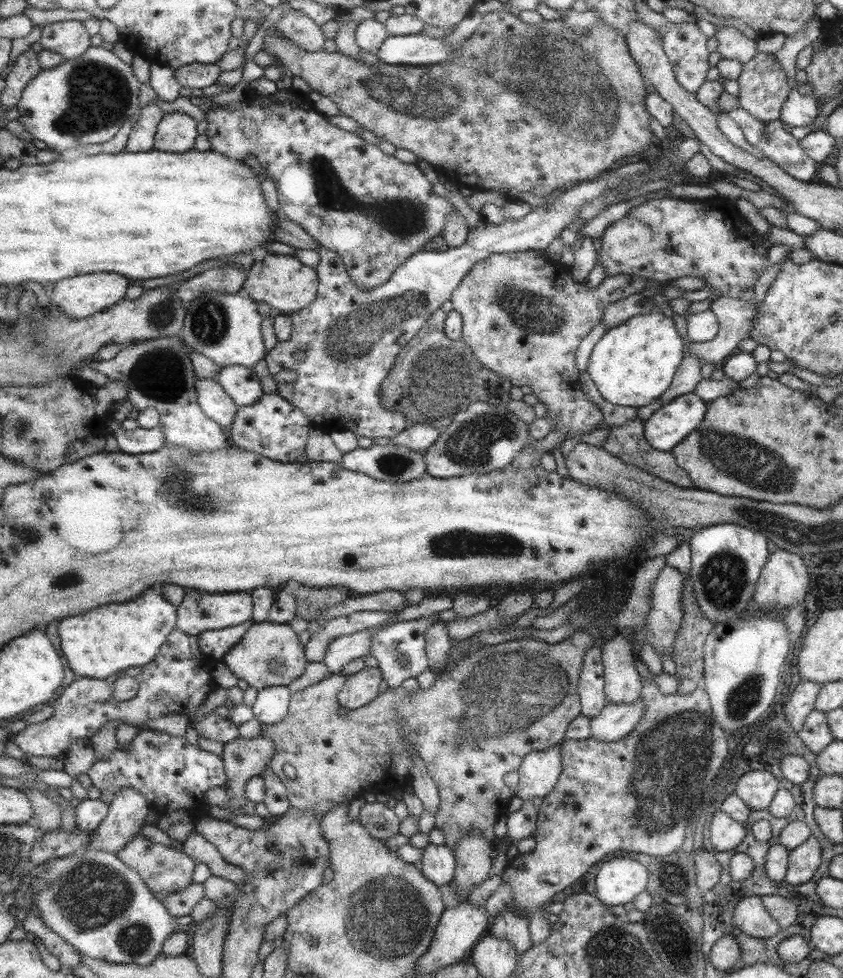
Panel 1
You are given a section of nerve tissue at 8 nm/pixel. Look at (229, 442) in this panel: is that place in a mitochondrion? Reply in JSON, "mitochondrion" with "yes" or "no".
{"mitochondrion":"no"}

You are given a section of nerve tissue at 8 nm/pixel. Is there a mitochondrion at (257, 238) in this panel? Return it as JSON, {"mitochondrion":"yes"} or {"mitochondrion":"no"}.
{"mitochondrion":"no"}

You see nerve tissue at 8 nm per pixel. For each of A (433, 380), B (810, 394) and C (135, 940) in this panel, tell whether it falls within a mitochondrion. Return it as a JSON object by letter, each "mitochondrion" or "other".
{"A":"mitochondrion","B":"other","C":"mitochondrion"}

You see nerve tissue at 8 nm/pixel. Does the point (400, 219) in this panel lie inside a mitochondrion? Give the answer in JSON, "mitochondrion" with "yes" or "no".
{"mitochondrion":"yes"}

